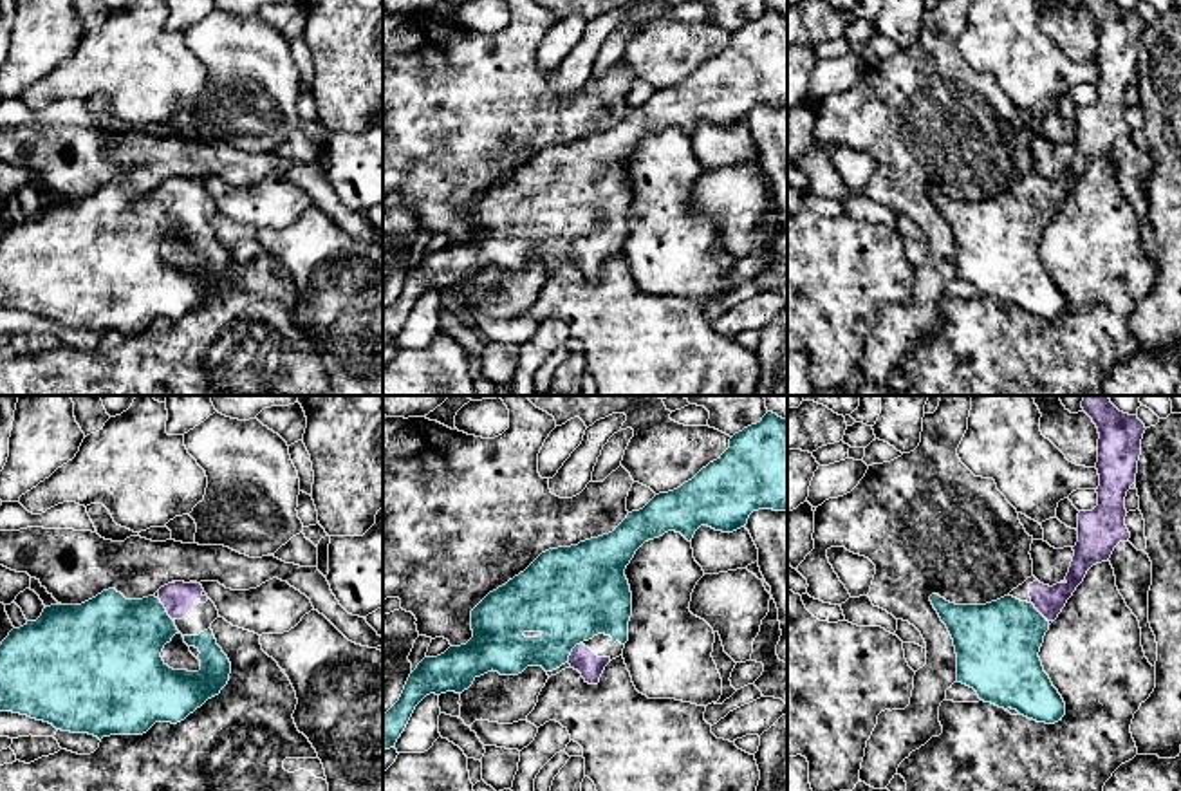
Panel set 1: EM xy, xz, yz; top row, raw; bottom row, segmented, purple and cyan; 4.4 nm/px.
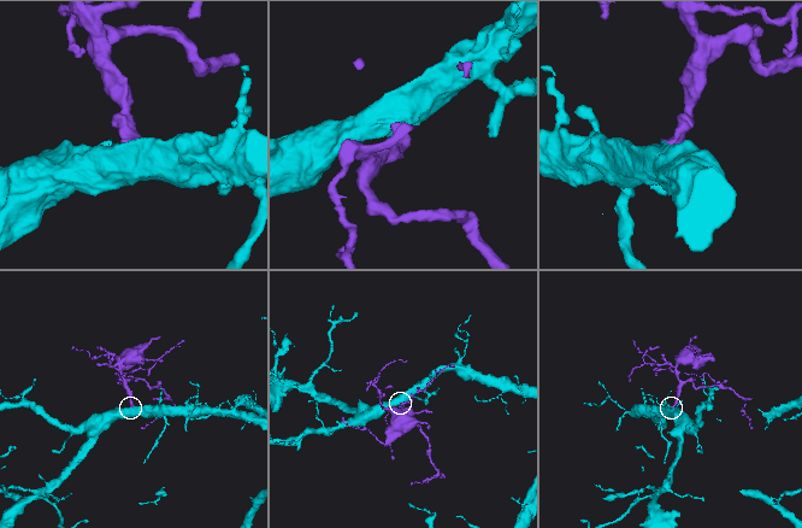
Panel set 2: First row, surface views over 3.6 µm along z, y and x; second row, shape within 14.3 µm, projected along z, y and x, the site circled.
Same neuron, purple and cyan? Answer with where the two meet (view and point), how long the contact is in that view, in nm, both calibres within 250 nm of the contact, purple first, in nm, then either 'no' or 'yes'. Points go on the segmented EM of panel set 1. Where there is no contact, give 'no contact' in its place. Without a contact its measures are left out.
contact xy (165, 607); length 120 nm; calibres 140 and 380 nm; yes

